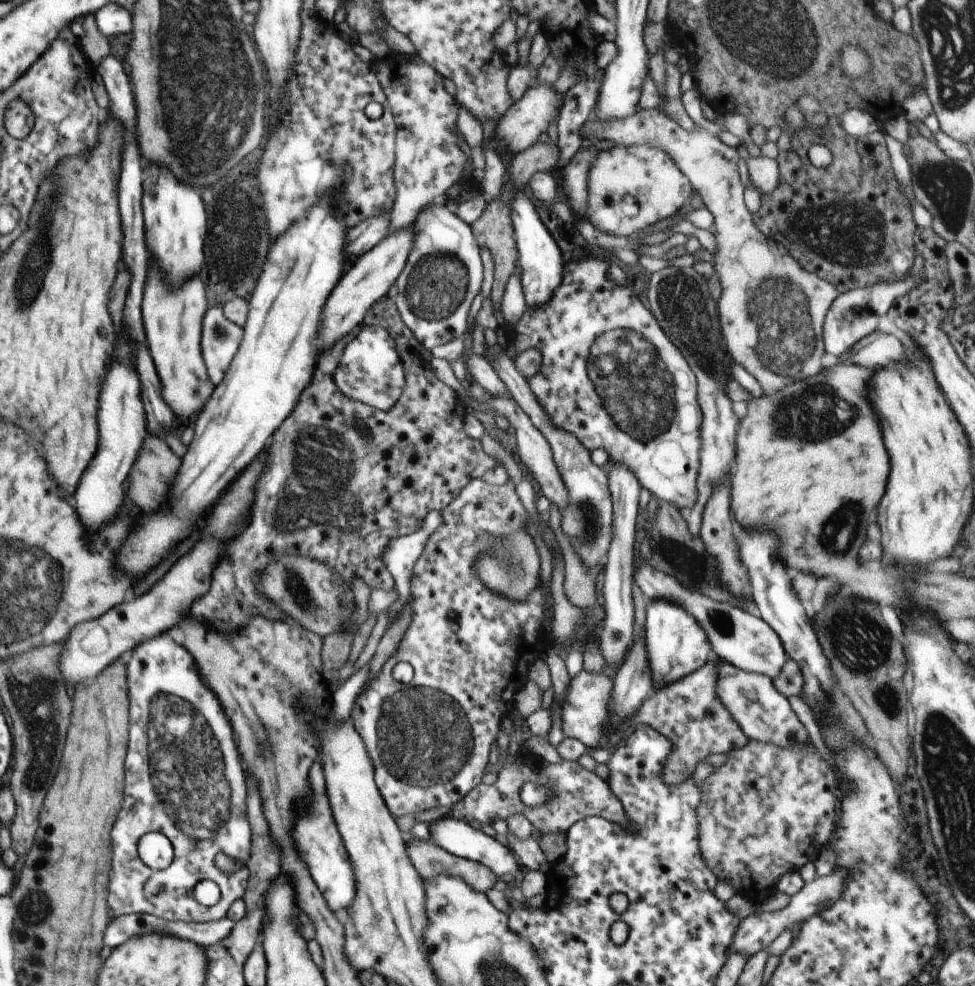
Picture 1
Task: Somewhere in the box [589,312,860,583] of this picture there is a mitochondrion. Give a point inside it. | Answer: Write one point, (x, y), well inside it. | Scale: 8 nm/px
(667, 546)

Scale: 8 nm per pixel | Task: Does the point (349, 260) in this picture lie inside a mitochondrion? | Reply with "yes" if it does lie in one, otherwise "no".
no

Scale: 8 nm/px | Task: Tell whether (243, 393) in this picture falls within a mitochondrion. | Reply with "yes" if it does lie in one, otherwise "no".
no

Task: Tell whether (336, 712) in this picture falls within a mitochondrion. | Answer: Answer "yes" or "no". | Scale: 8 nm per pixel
no

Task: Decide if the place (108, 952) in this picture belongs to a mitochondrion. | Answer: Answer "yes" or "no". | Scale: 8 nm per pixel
no

